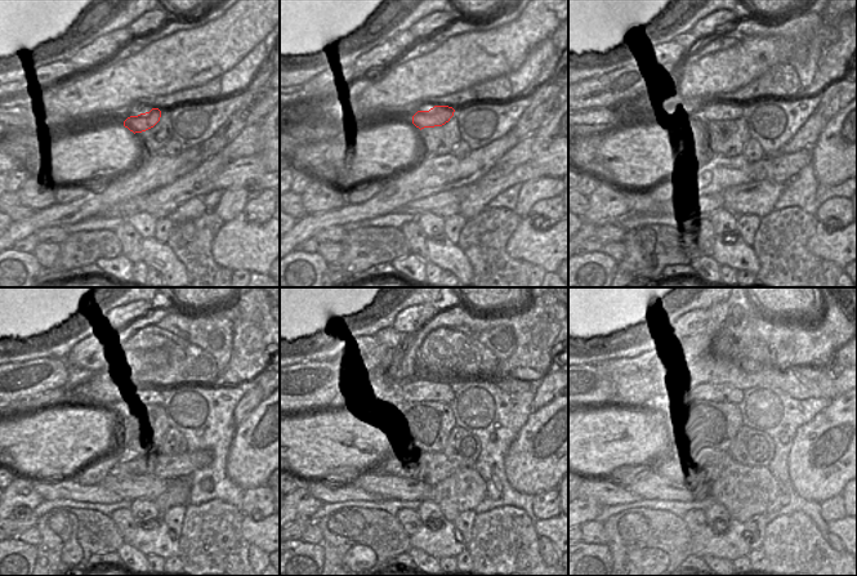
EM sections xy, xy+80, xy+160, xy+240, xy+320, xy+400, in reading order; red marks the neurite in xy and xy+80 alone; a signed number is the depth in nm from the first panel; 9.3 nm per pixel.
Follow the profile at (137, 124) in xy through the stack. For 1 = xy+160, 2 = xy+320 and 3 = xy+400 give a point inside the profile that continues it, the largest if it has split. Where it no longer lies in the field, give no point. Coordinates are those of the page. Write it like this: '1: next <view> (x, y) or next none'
1: next xy+160 (712, 111)
2: next xy+320 (423, 389)
3: next xy+400 (719, 393)

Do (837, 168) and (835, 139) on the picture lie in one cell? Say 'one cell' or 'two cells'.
one cell

